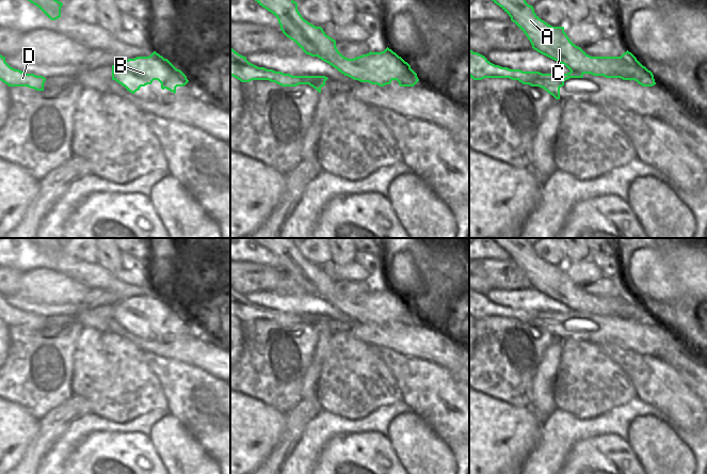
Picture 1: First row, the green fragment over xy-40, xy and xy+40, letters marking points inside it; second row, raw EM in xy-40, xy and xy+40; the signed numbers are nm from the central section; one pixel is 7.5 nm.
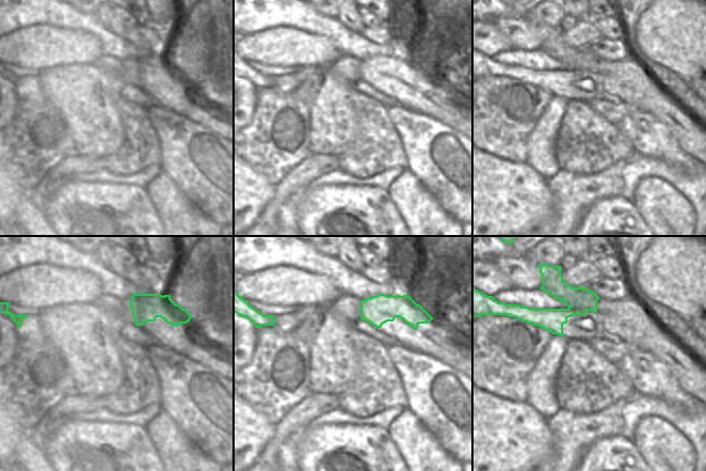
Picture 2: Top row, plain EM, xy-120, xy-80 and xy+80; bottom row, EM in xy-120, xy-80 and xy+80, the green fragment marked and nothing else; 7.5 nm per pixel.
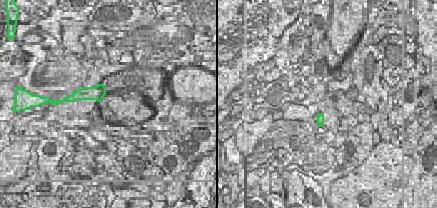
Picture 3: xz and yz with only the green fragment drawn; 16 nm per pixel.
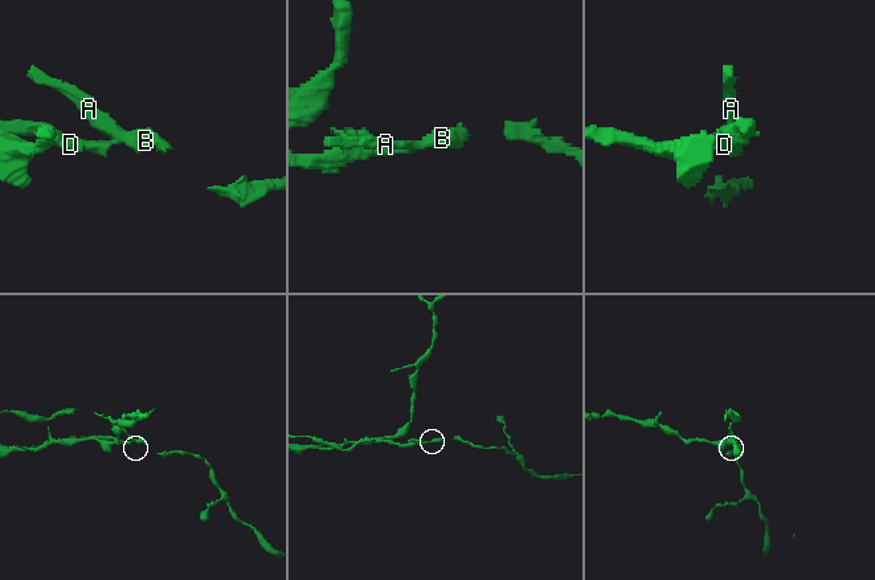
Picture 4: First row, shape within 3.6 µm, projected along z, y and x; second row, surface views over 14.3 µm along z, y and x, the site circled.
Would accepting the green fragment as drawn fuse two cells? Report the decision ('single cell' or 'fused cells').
fused cells

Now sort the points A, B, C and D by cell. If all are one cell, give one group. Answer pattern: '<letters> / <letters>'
A B C / D

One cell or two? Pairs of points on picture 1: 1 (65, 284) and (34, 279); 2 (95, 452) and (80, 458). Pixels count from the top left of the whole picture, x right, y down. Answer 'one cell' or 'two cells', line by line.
1: one cell
2: one cell

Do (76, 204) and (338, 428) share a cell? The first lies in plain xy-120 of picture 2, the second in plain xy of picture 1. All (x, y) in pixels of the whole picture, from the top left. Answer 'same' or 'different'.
different

